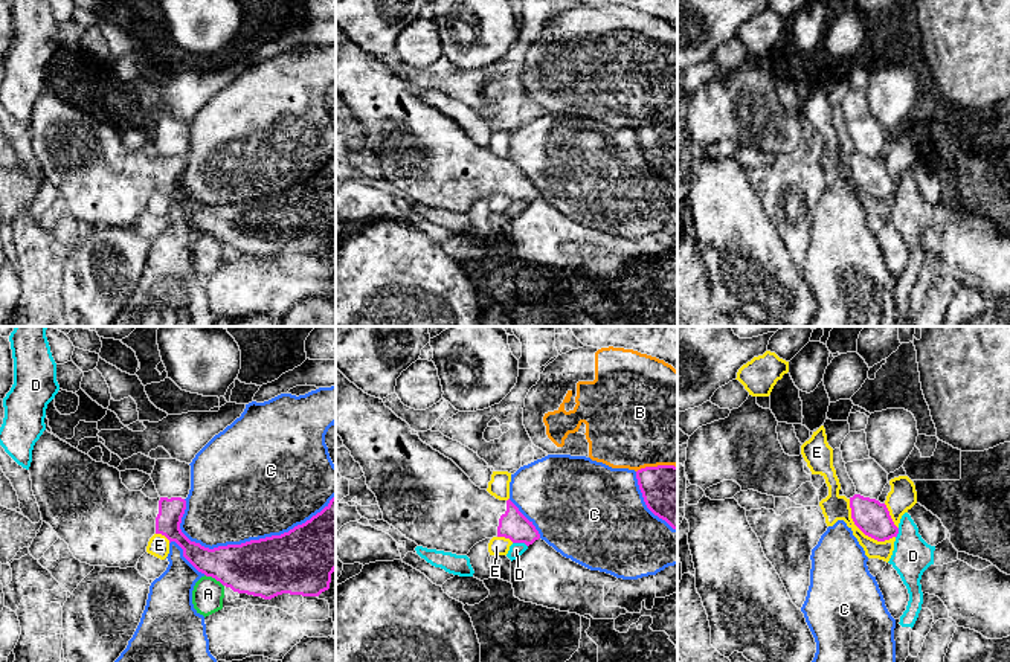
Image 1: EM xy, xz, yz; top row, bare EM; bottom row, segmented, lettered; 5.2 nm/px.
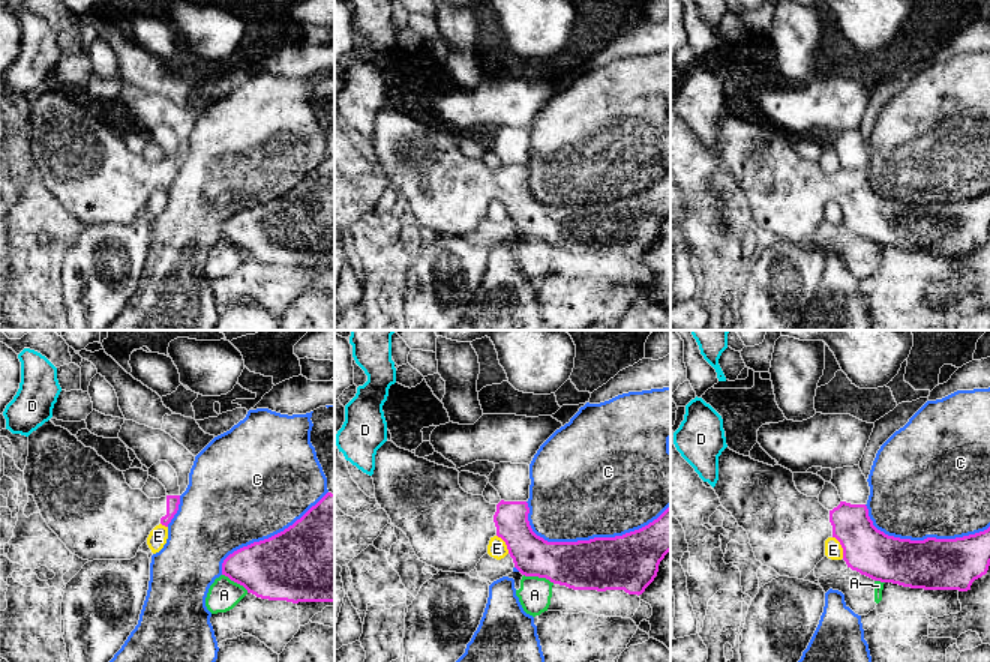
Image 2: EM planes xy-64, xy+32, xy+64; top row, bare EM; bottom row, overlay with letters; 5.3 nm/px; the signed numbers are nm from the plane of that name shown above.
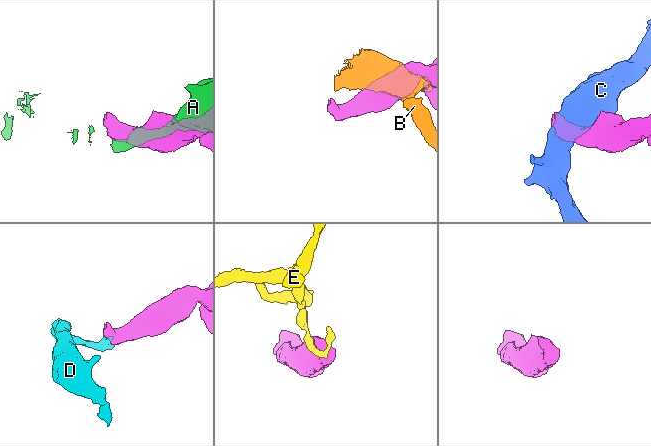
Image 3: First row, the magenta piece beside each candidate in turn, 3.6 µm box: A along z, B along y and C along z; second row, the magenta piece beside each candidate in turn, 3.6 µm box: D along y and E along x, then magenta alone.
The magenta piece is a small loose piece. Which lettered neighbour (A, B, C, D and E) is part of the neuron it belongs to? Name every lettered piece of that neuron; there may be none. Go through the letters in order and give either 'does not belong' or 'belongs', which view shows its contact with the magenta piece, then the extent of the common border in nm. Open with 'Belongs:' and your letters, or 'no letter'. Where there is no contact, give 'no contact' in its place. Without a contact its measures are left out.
Belongs: no letter
A: does not belong; meets magenta in xy; contact 120 nm long
B: does not belong; meets magenta in xz; contact 220 nm long
C: does not belong; meets magenta in xy; contact 850 nm long
D: does not belong; meets magenta in xz; contact 80 nm long
E: does not belong; meets magenta in yz; contact 320 nm long

